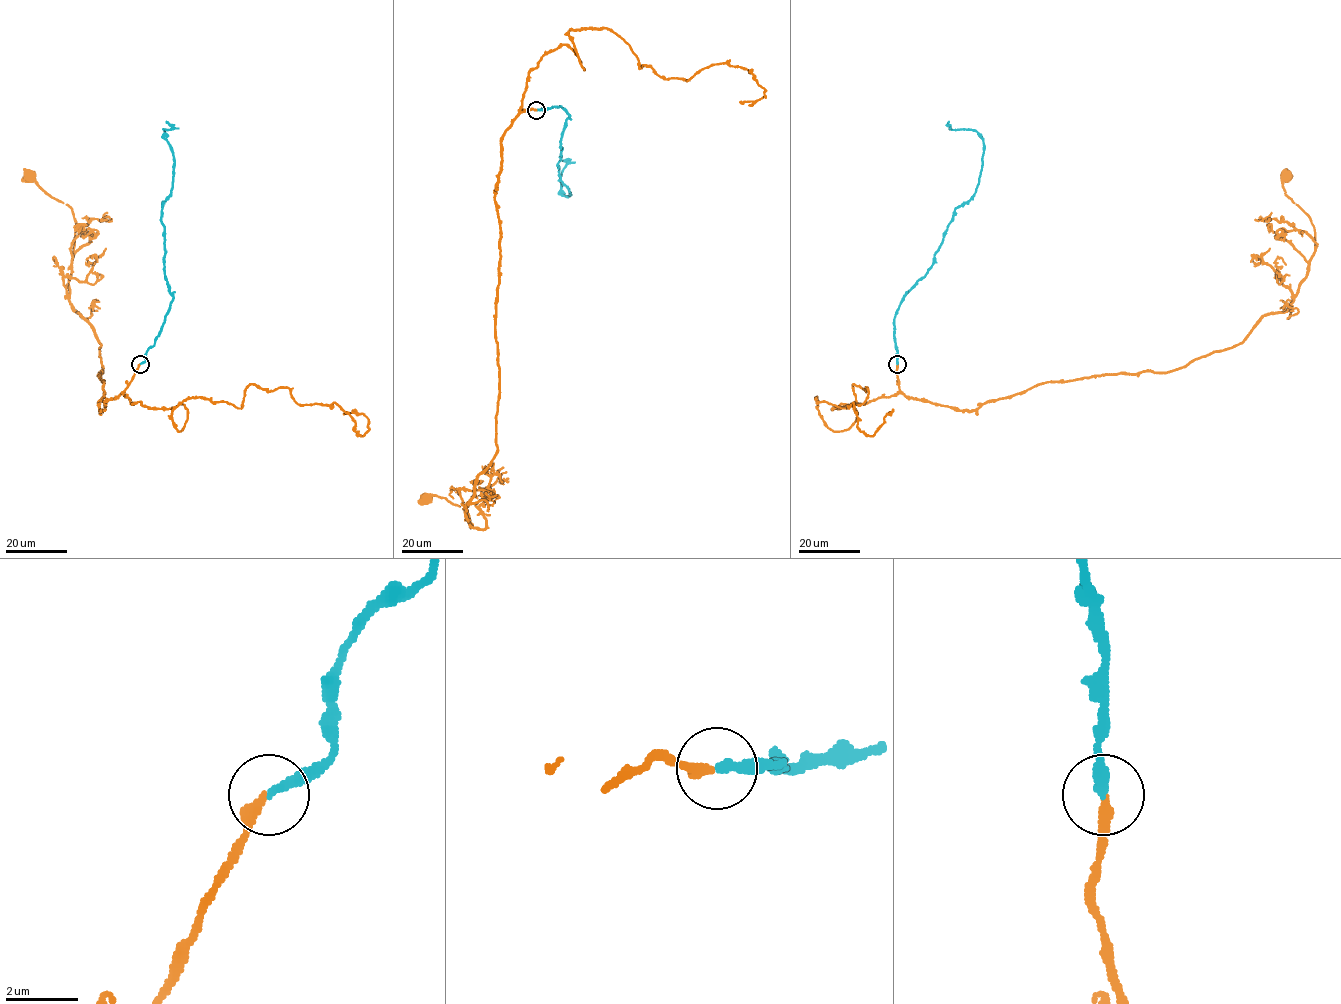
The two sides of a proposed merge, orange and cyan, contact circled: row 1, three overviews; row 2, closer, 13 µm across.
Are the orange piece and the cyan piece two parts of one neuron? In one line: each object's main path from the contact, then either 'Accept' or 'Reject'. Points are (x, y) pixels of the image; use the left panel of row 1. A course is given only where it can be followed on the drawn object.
Course of orange: (139, 364), (127, 387), (101, 411), (100, 344), (69, 300), (75, 218), (30, 176). Course of cyan: (140, 364), (173, 297), (161, 221), (174, 169), (166, 121). Accept

